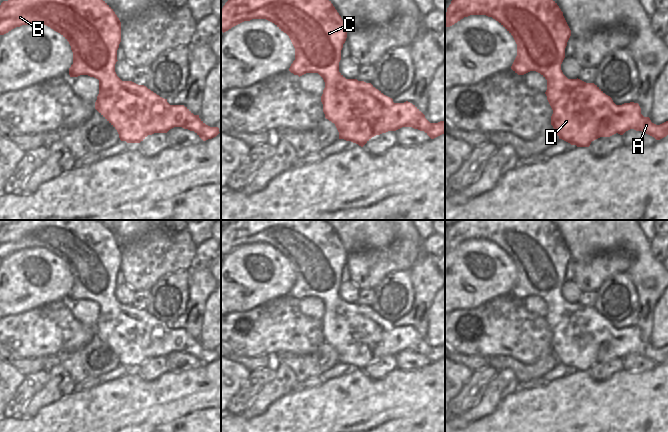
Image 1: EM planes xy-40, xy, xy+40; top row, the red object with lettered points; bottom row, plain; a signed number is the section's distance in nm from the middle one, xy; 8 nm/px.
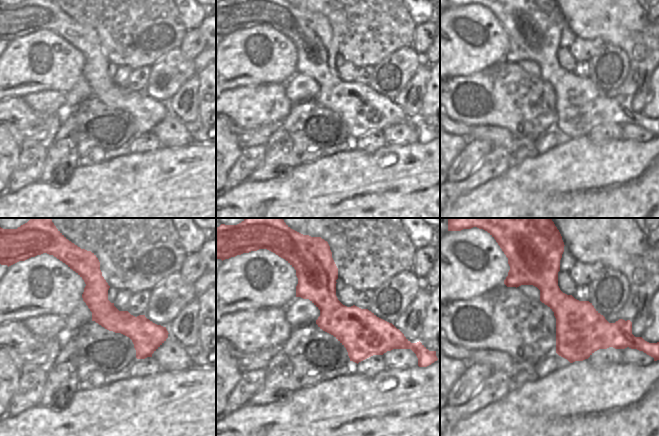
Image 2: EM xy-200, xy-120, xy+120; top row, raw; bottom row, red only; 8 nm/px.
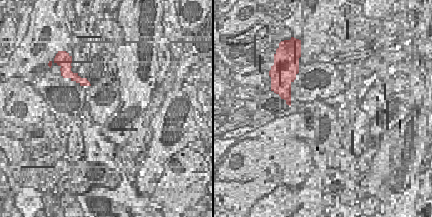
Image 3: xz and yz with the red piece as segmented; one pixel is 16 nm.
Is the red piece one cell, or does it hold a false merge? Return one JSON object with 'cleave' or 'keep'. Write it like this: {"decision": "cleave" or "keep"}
{"decision": "keep"}

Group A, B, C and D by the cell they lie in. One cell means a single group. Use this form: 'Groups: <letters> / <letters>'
Groups: A B C D.

